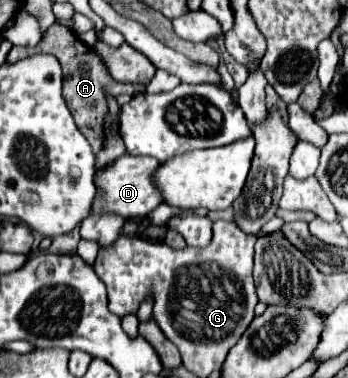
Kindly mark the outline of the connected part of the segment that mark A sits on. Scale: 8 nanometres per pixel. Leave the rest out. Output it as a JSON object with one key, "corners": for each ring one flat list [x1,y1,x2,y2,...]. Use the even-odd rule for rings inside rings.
{"corners":[[52,25,46,33,46,37,32,49,28,51,30,55,32,53,50,53,54,55,60,65,62,65,62,73,64,73,64,99,68,103,68,109,78,125,78,129,82,131,82,135,88,139,88,143,92,145,94,153,98,153,98,149,102,147,104,143,104,117,108,113,108,101,106,101,106,91,112,95,112,97,118,97,120,93,140,93,144,91,144,85,120,85,116,81,110,79,108,71,102,67,98,55,94,55,94,49,86,47,72,31,66,31,66,27,58,27,58,25]]}

